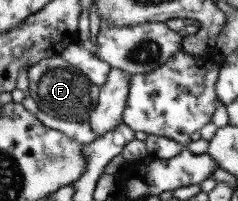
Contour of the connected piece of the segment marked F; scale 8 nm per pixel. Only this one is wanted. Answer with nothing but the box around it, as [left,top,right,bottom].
[28,56,101,123]

